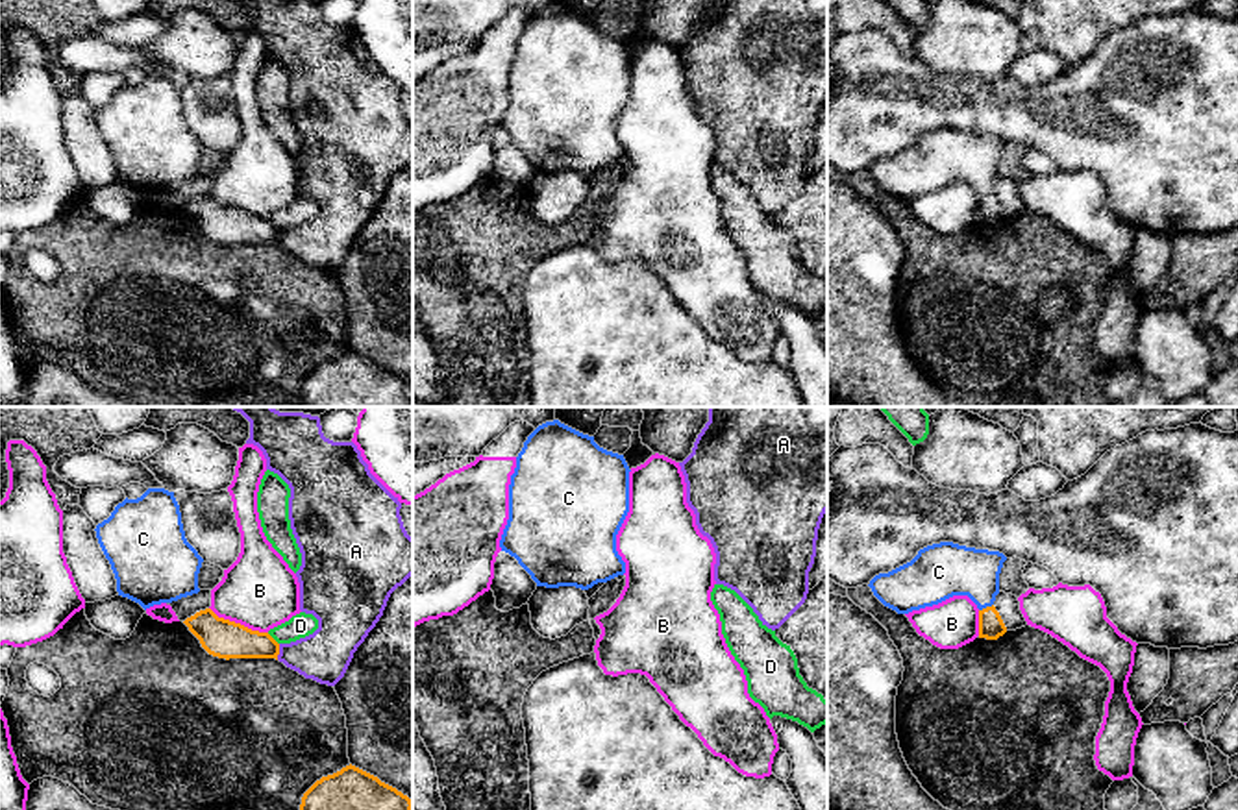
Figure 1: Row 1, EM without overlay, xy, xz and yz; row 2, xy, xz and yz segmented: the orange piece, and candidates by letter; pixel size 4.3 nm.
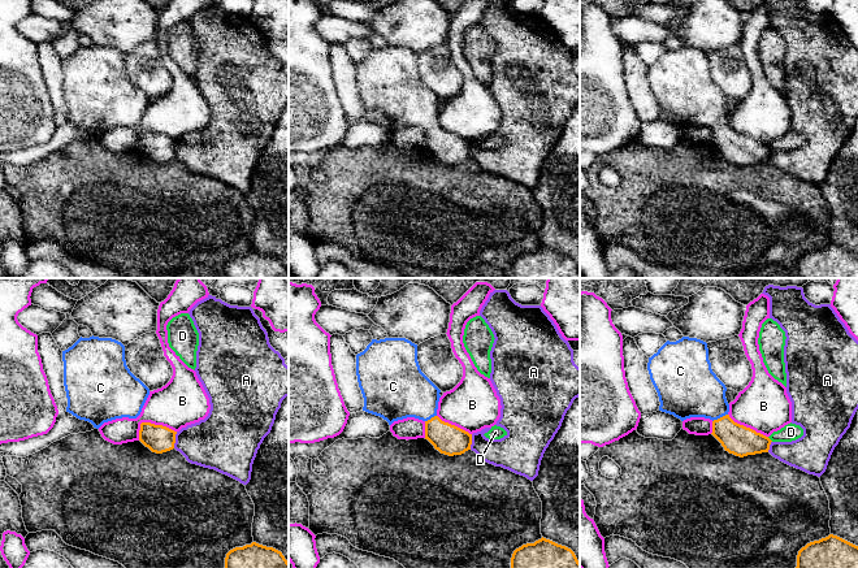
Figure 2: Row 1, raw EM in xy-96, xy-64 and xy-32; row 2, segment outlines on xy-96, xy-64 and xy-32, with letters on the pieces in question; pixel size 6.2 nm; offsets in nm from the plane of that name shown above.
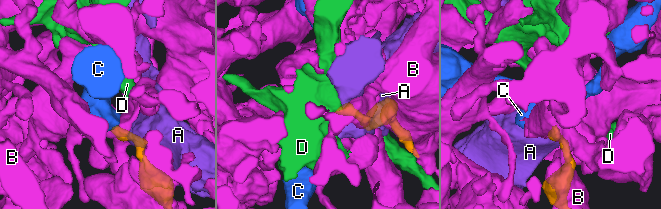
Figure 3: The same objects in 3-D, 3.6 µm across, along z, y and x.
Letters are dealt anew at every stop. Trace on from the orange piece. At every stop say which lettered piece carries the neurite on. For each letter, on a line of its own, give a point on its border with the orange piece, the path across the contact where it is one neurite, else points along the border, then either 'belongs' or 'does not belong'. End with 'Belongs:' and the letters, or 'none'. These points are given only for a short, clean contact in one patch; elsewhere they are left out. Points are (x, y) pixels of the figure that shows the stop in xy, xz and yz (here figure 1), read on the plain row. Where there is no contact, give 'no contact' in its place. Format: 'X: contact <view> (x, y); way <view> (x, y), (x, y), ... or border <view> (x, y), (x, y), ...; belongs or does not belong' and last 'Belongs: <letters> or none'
A: contact xy (278, 237); border xy (280, 230), (276, 245); does not belong
B: contact xy (239, 209); border xy (210, 193), (219, 202), (267, 219); does not belong
C: contact yz (987, 193); way yz (990, 211), (987, 193), (953, 156), (942, 156); belongs
D: contact xy (272, 224); border xy (267, 219), (278, 230); does not belong
Belongs: C

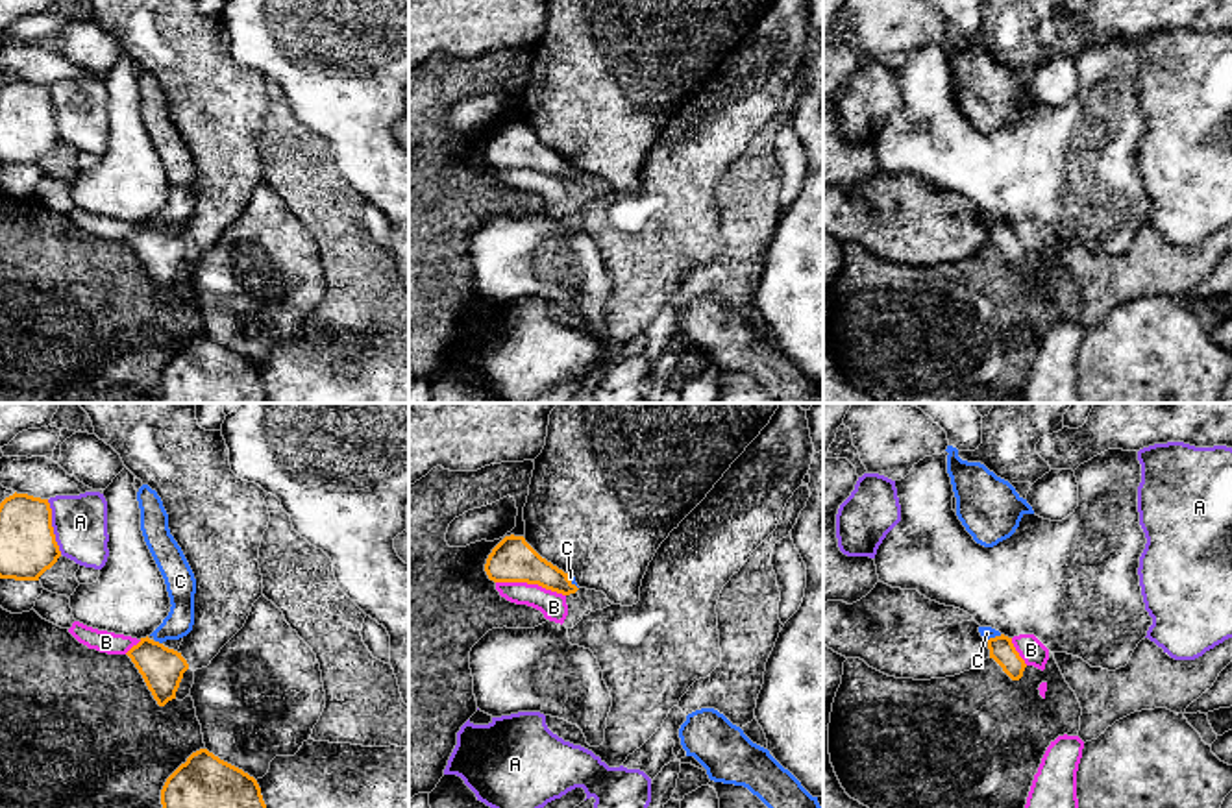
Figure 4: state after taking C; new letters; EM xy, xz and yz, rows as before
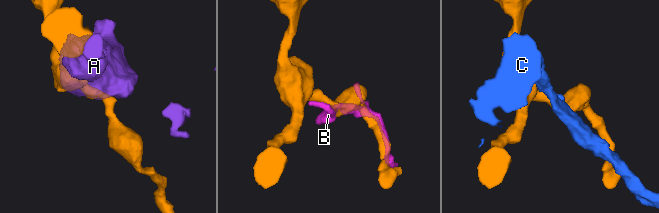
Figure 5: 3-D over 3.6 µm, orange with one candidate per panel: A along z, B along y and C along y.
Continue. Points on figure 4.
A: contact xy (52, 113); does not belong
B: contact xz (531, 169); does not belong
C: contact xy (158, 228); does not belong
Belongs: none

